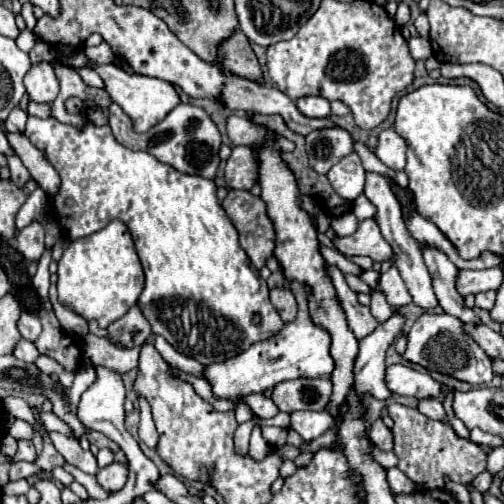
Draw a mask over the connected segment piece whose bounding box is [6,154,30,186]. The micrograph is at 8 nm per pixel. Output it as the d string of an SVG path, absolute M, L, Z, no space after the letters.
M10 154L10 156L6 156L6 160L8 160L8 168L10 168L10 176L12 176L12 180L18 184L18 186L22 186L28 178L30 178L30 172L26 170L26 166L22 164L22 160L14 154Z

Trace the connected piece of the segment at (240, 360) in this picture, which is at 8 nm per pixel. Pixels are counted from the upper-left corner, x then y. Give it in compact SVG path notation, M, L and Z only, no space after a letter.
M292 284L292 292L296 294L296 300L300 302L298 316L294 322L284 324L284 328L278 334L270 336L268 340L252 344L246 352L234 358L228 358L220 364L206 366L206 380L212 384L212 390L216 396L236 400L244 394L272 388L284 380L320 378L332 372L334 362L330 356L330 338L328 338L328 332L314 326L314 322L308 316L308 304L306 304L308 290L302 284Z

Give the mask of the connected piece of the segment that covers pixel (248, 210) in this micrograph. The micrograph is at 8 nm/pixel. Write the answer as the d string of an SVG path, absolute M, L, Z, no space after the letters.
M228 190L228 196L222 202L222 208L226 210L228 218L232 220L232 224L236 226L236 230L240 234L240 246L244 248L244 252L248 254L252 264L260 270L264 266L266 258L270 258L272 250L274 250L274 228L272 228L270 218L266 216L264 202L246 190Z

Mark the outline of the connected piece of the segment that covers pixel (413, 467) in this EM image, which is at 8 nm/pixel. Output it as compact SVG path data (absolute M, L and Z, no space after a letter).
M390 404L388 414L394 420L394 452L400 460L398 468L416 484L422 484L424 490L444 490L444 478L468 484L486 470L486 452L472 440L460 438L448 422L432 420L420 414L420 410L404 404Z

